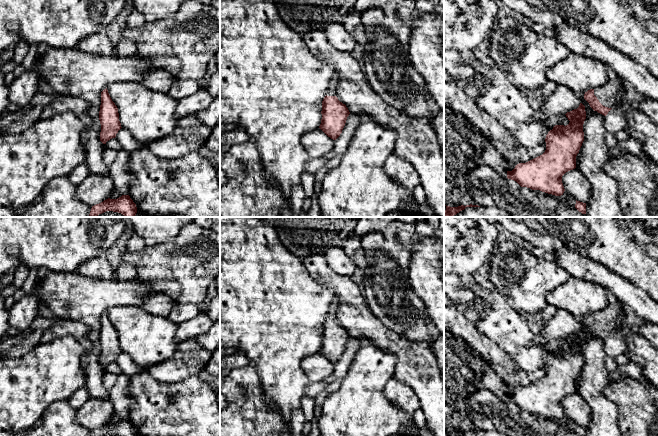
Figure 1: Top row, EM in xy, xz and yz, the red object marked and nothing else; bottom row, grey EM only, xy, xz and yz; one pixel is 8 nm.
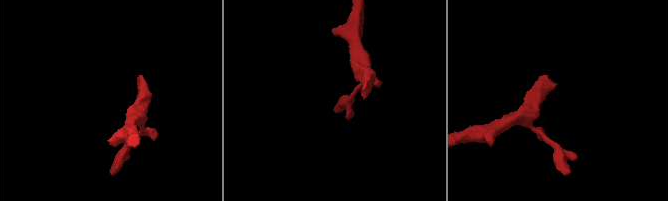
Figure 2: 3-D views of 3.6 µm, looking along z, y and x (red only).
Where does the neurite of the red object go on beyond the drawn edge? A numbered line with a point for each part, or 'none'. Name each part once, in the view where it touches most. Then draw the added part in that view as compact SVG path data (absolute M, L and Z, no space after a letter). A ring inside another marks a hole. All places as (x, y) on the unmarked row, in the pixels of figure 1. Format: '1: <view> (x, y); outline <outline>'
1: yz (608, 319); outline M610 294L609 304L605 309L596 311L594 313L594 319L603 330L613 333L620 324L620 315L620 302L614 295Z

